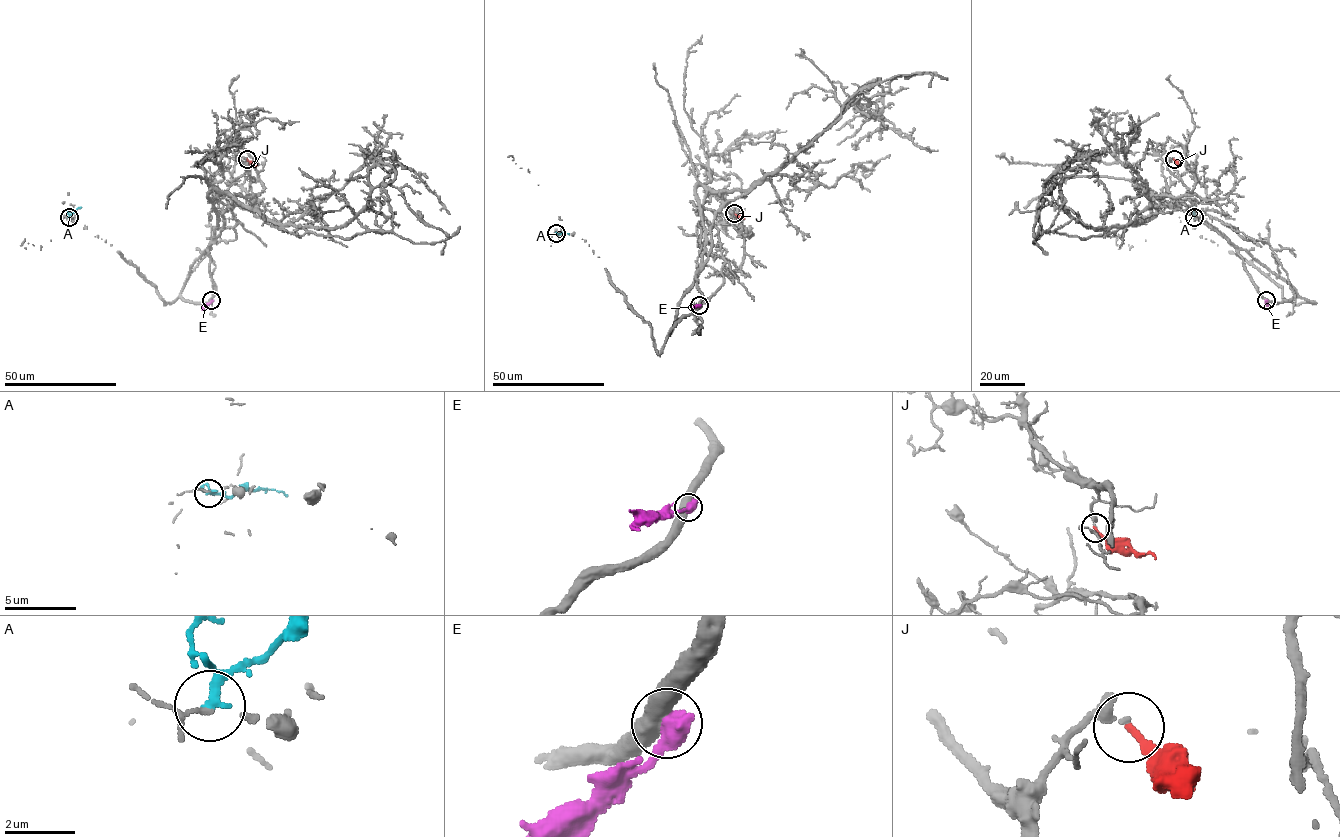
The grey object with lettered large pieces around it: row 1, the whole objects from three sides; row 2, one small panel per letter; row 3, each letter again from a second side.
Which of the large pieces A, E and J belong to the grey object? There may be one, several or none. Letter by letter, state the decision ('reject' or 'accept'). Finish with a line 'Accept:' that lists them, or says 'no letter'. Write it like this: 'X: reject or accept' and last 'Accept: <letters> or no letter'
A: reject
E: reject
J: reject
Accept: no letter

